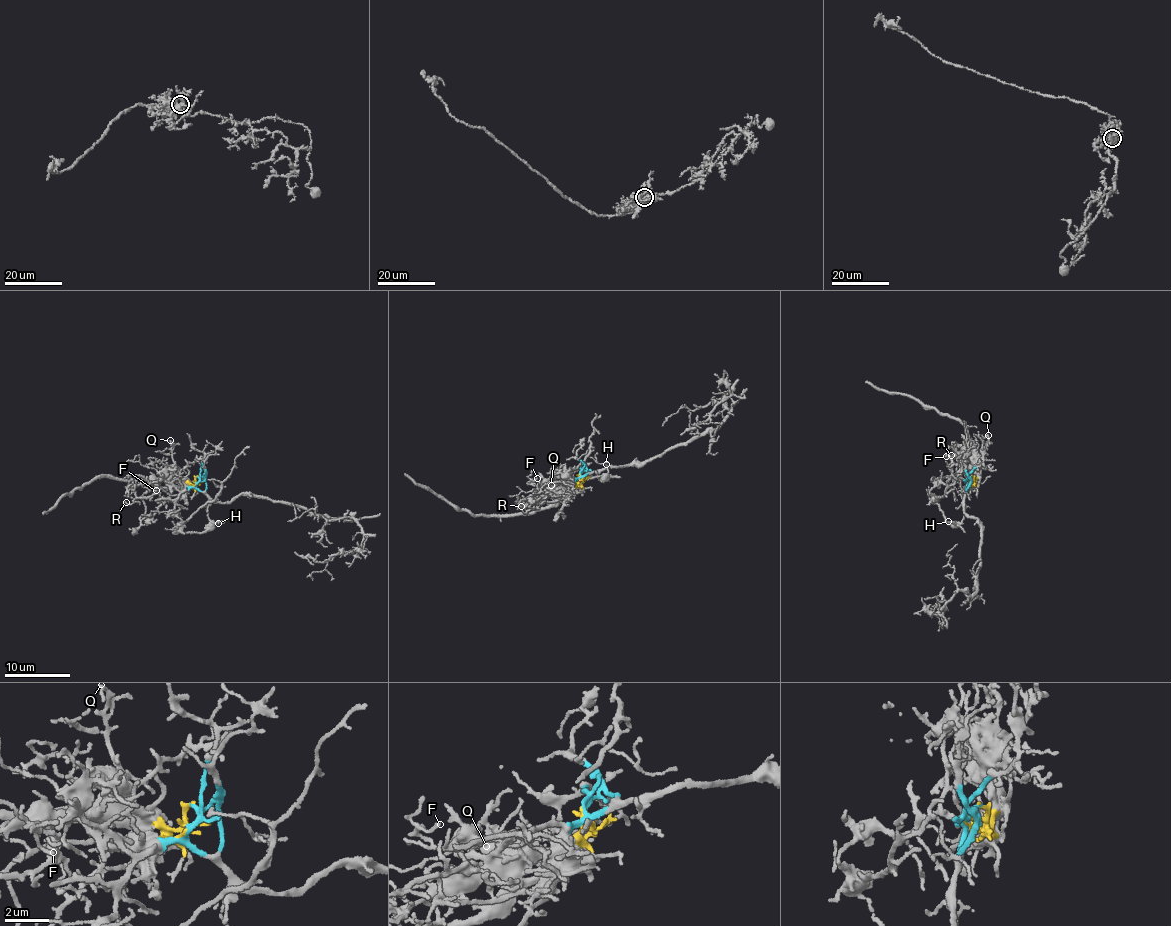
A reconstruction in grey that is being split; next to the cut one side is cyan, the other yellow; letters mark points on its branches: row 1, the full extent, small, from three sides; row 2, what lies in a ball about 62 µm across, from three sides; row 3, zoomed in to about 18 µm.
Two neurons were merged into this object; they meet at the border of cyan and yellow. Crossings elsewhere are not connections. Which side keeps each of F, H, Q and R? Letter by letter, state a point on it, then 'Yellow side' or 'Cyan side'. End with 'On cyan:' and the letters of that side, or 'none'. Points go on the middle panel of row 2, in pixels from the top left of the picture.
F: Place: (537, 478). Yellow side
H: Place: (606, 464). Cyan side
Q: Place: (551, 485). Yellow side
R: Place: (521, 506). Yellow side
On cyan: H

